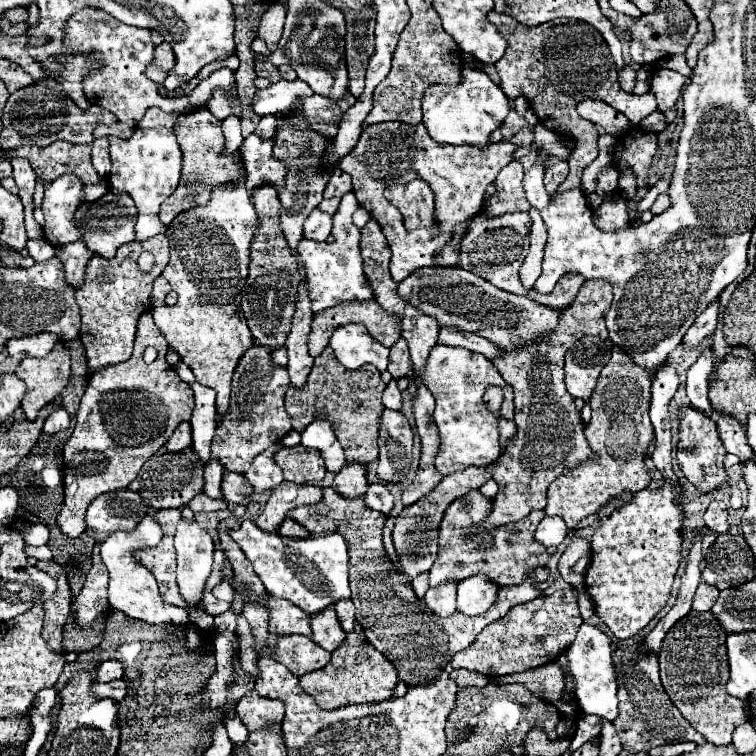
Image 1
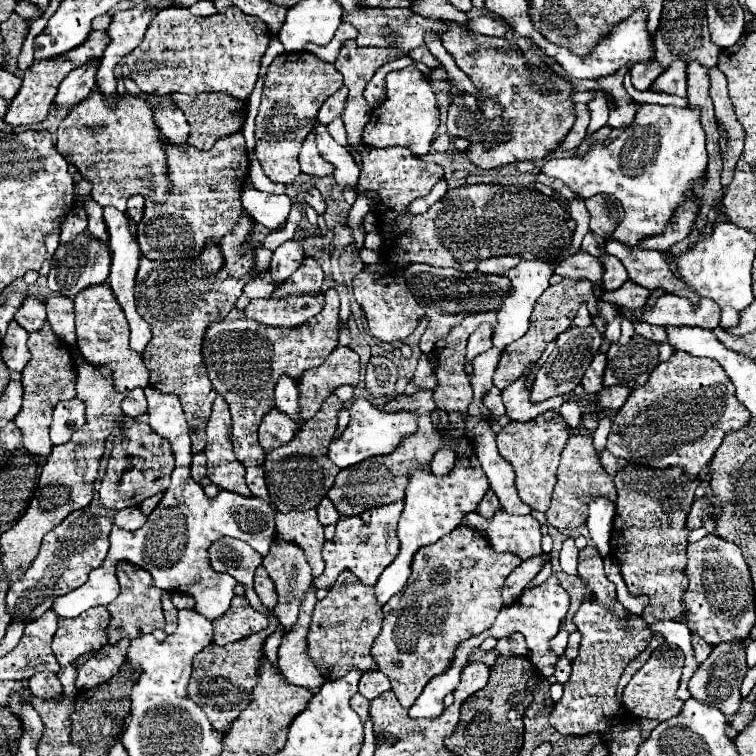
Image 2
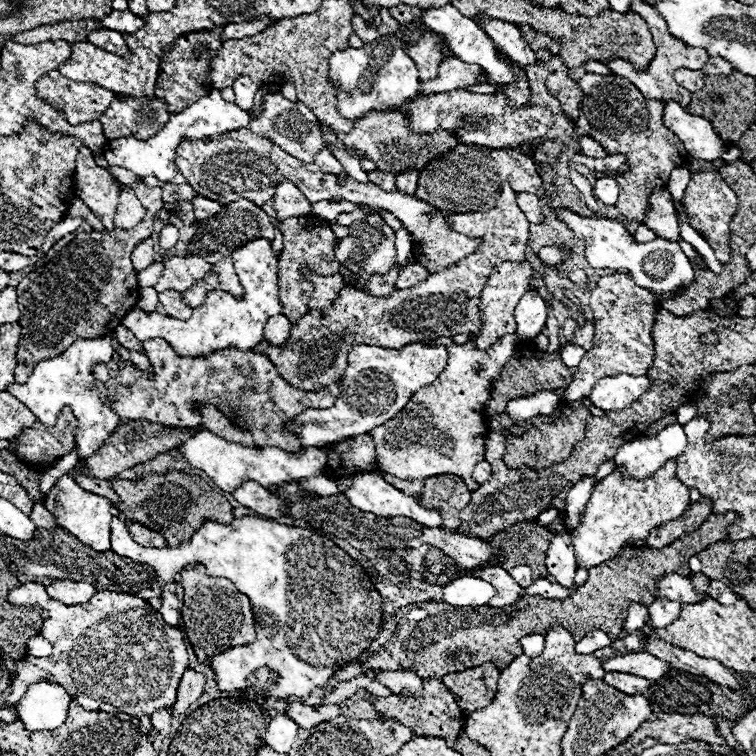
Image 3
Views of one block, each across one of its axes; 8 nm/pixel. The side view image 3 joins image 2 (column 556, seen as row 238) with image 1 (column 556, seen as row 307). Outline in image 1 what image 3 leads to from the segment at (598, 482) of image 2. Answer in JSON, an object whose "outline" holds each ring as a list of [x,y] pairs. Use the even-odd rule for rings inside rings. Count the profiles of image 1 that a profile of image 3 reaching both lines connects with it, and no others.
{"outline":[[[584,282],[570,308],[562,310],[560,324],[556,332],[552,332],[552,336],[534,340],[532,344],[528,344],[528,348],[524,348],[524,352],[518,352],[516,356],[504,354],[502,360],[494,360],[494,366],[500,370],[502,378],[514,388],[514,422],[518,426],[518,434],[516,440],[508,444],[508,452],[502,454],[494,464],[494,480],[498,482],[500,490],[492,502],[492,514],[474,532],[492,526],[504,526],[508,522],[518,522],[532,510],[544,510],[546,490],[552,480],[568,472],[568,468],[574,468],[588,460],[596,460],[584,438],[584,424],[574,398],[564,386],[564,354],[584,334],[608,338],[604,318],[610,310],[610,302],[612,286],[608,282]]]}

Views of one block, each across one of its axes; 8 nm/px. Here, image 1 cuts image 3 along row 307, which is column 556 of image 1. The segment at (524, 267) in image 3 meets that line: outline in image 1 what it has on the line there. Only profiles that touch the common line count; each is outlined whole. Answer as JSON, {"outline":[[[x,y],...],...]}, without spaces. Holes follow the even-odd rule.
{"outline":[[[622,350],[612,352],[610,362],[602,368],[598,384],[588,400],[588,404],[592,406],[592,420],[586,424],[584,430],[592,452],[598,454],[598,460],[568,470],[548,488],[548,506],[544,508],[546,516],[560,516],[568,526],[570,544],[560,556],[558,570],[570,586],[584,584],[582,576],[570,570],[580,558],[590,554],[590,540],[576,538],[576,528],[580,520],[596,514],[612,498],[618,498],[624,492],[634,494],[650,484],[650,474],[644,466],[648,444],[654,438],[654,428],[648,418],[650,384],[652,378],[644,372],[644,368],[632,364],[632,360]]]}

